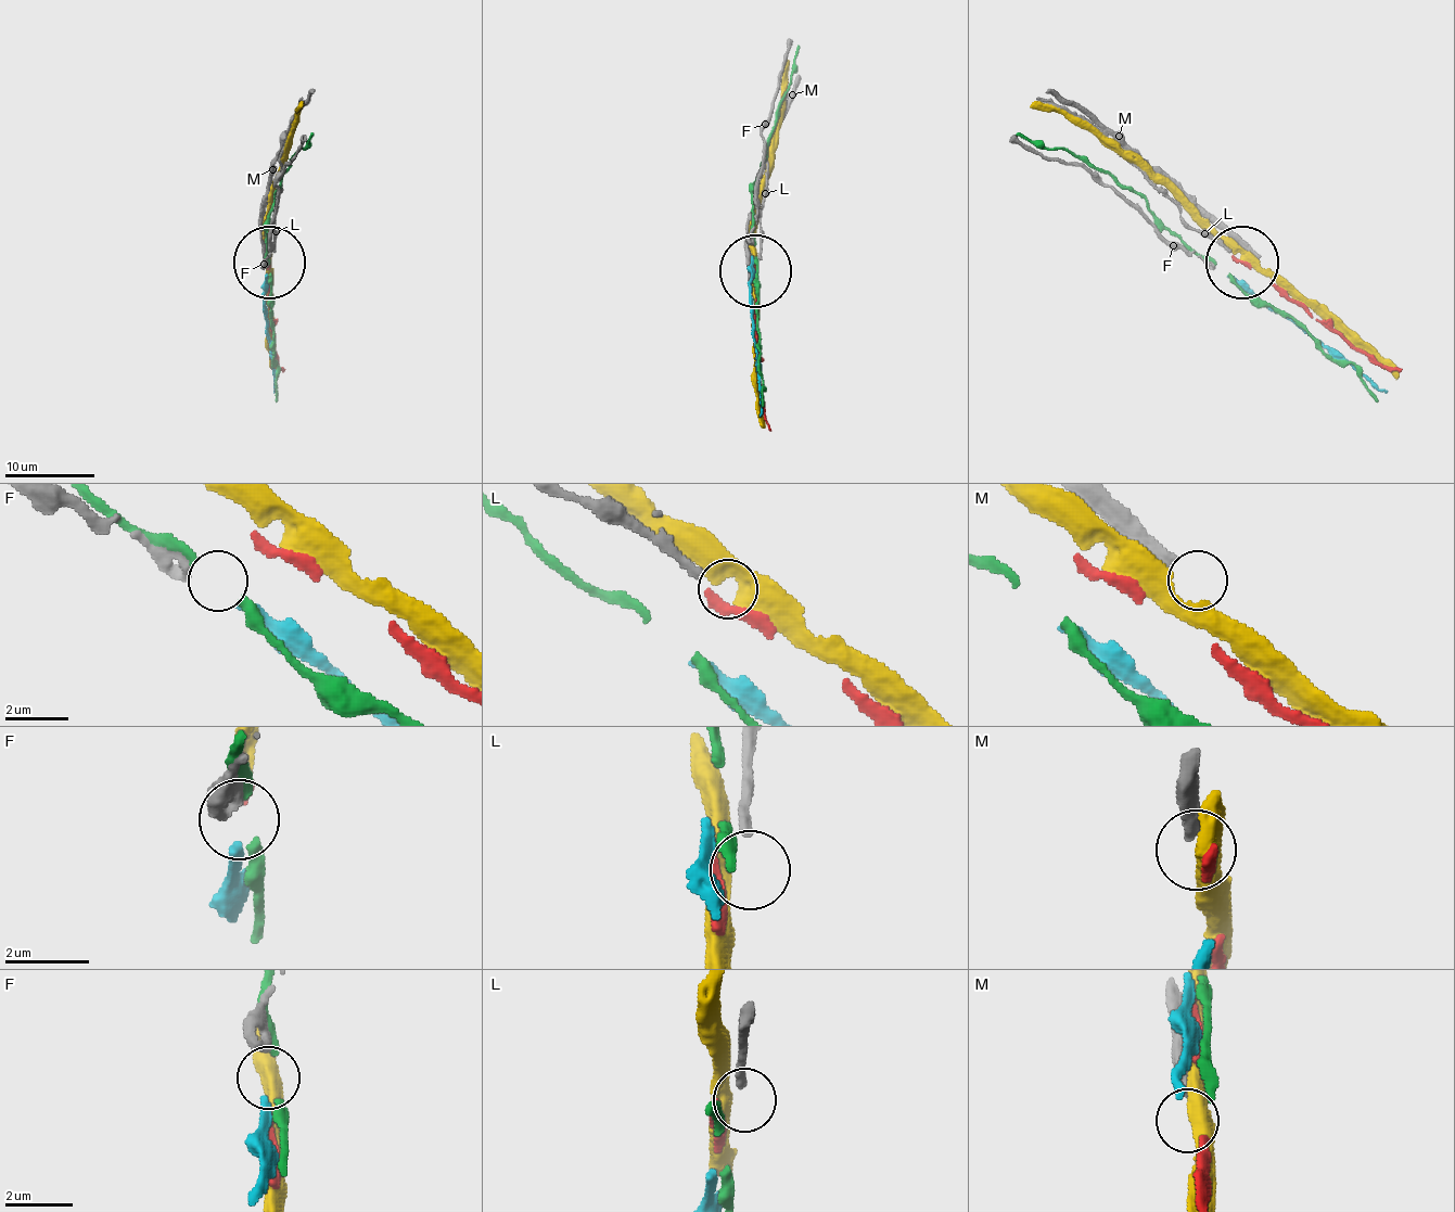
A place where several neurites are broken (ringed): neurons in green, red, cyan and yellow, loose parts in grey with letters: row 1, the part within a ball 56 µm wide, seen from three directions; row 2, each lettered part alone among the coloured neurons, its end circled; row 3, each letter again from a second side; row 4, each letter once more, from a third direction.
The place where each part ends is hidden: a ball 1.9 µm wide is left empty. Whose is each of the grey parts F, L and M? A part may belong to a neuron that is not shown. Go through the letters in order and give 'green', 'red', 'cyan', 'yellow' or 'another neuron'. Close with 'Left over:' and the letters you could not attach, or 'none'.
F: cyan
L: another neuron
M: another neuron
Left over: L, M

